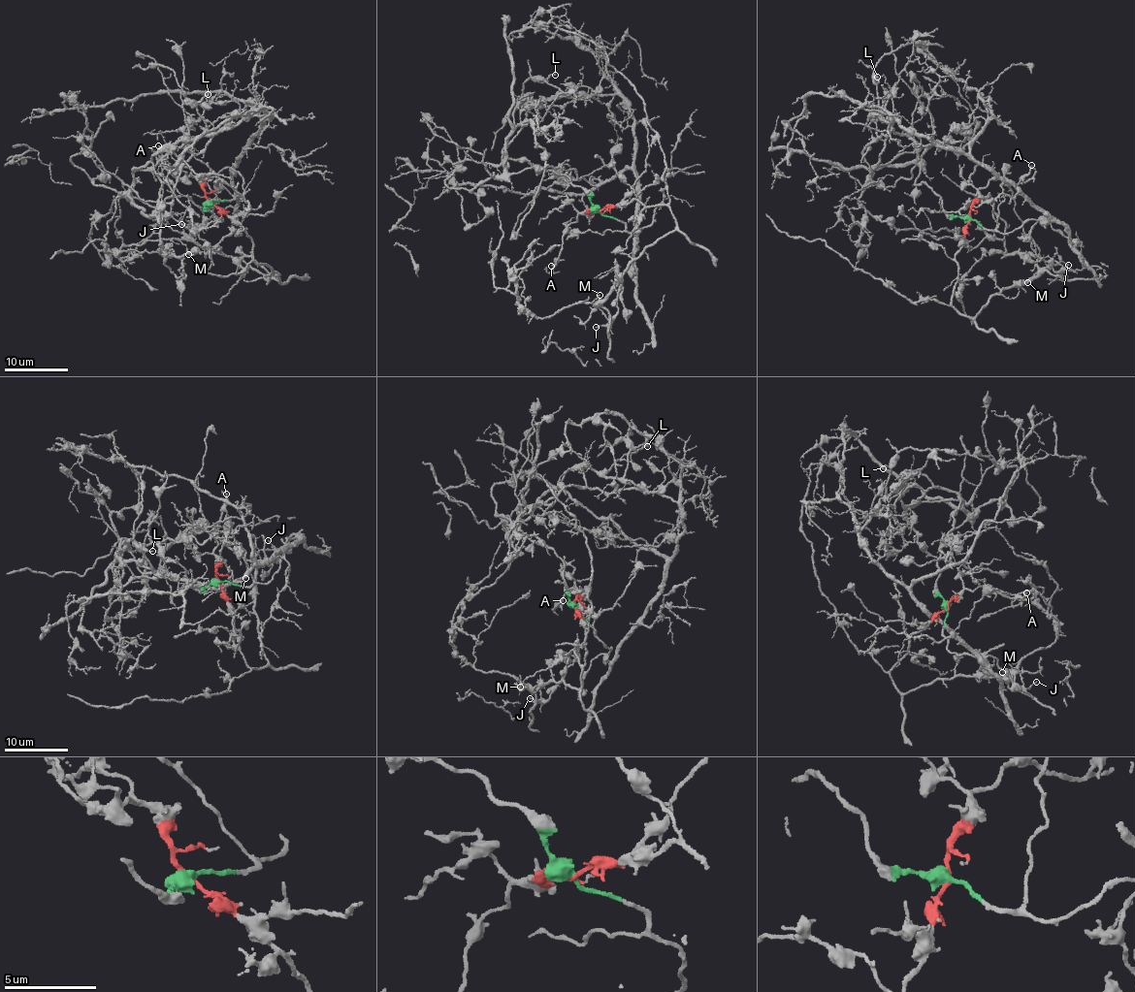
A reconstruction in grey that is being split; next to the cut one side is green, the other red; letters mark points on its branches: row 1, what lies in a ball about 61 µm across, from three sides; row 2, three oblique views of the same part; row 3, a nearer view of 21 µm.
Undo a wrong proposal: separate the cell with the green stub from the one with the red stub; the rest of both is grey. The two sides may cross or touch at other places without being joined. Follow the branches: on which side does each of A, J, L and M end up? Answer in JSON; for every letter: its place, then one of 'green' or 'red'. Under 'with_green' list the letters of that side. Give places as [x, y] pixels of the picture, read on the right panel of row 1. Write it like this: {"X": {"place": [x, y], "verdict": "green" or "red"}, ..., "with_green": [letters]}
{"A": {"place": [1031, 165], "verdict": "red"}, "J": {"place": [1068, 265], "verdict": "red"}, "L": {"place": [877, 77], "verdict": "green"}, "M": {"place": [1027, 282], "verdict": "red"}, "with_green": ["L"]}

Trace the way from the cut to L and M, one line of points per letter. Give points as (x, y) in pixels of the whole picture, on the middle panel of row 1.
L: (598, 210), (565, 175), (534, 167), (506, 171), (513, 114), (524, 101), (562, 93), (546, 80), (555, 74)
M: (598, 210), (635, 199), (646, 208), (666, 207), (676, 227), (646, 248), (613, 291), (594, 303), (599, 295)

